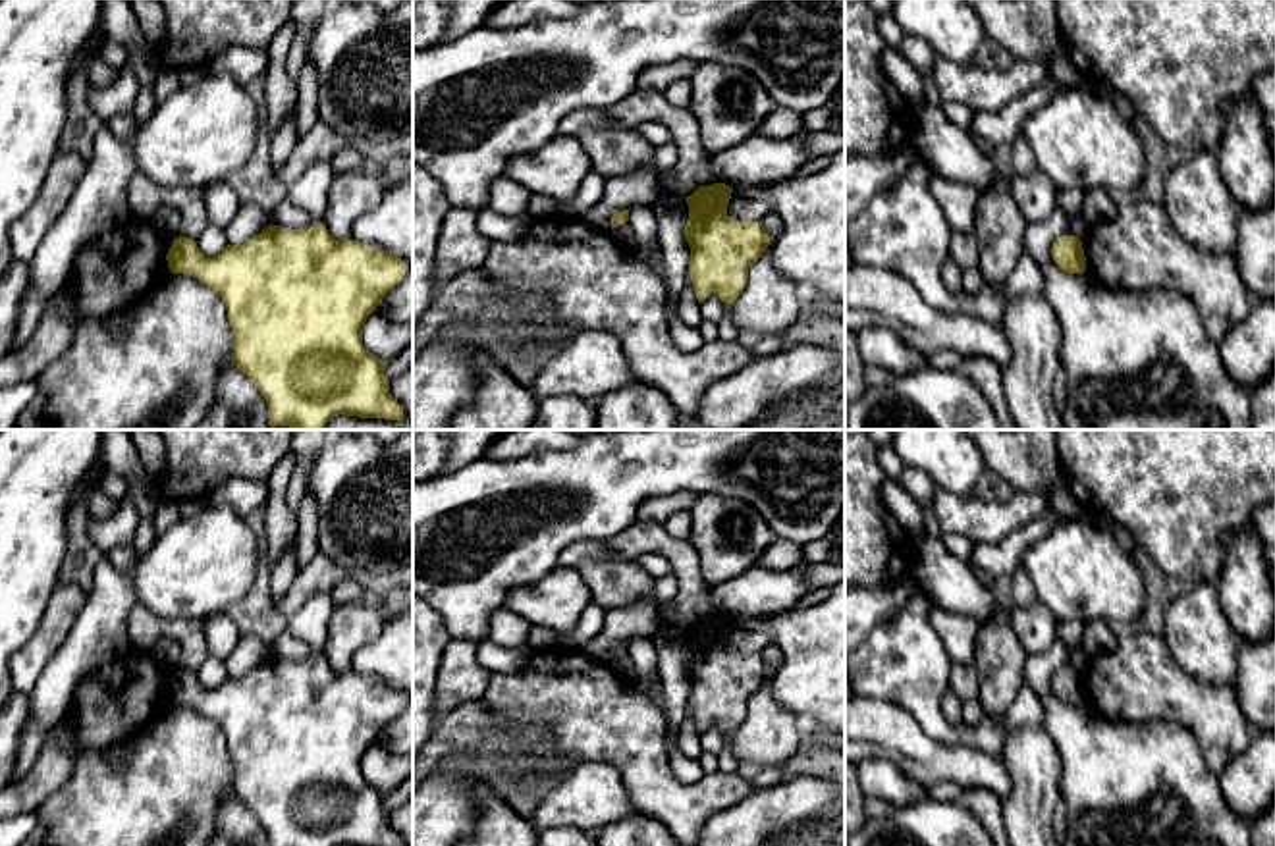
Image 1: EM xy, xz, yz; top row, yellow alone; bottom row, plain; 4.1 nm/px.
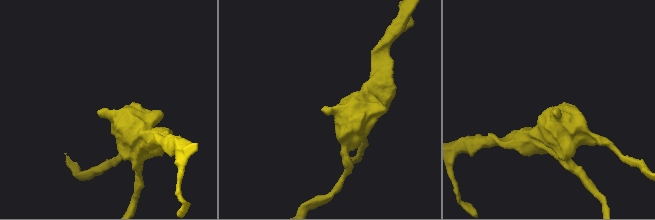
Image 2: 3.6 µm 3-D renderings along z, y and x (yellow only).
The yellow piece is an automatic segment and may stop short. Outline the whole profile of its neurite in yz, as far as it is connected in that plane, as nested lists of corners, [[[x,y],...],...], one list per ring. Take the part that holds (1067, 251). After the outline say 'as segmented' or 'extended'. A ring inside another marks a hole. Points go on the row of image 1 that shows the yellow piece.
[[[1074,235],[1057,237],[1051,247],[1051,256],[1055,264],[1069,274],[1086,272],[1082,241]]]; as segmented

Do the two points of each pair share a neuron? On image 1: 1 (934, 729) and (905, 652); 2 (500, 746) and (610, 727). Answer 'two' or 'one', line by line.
1: one
2: two

